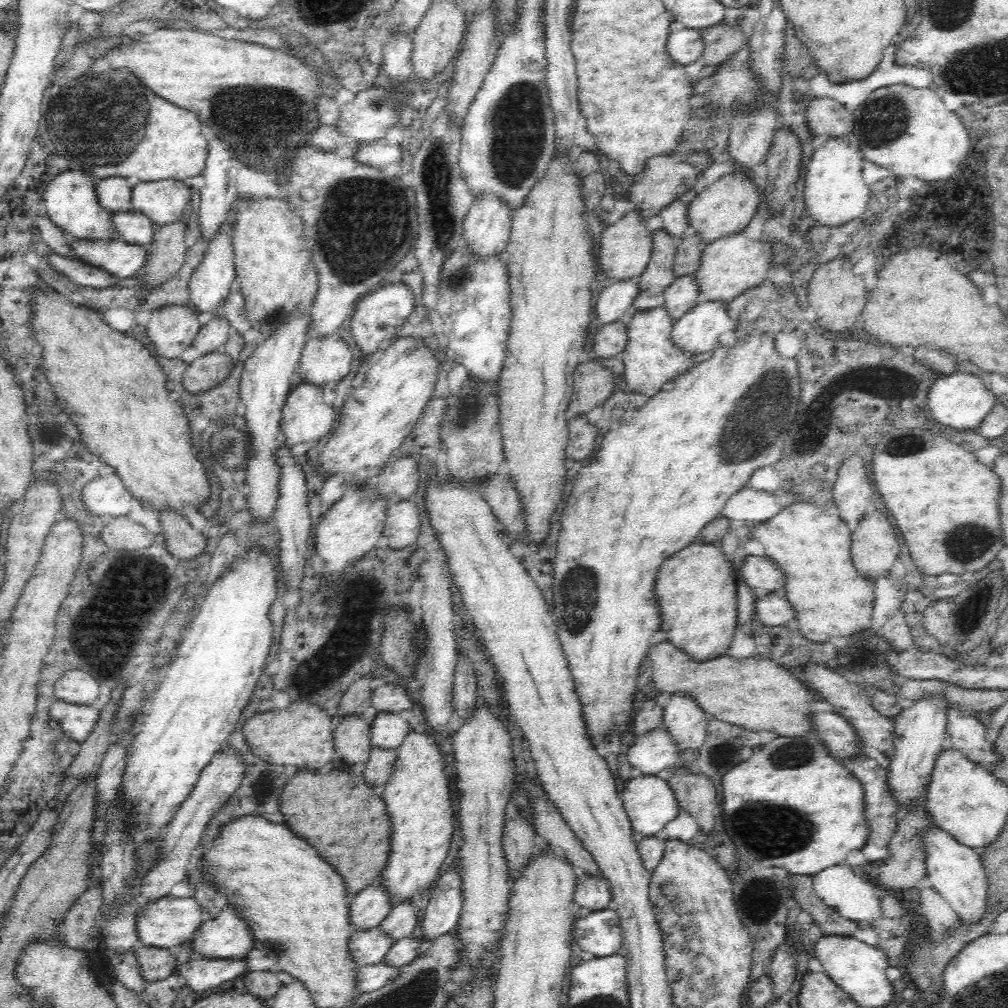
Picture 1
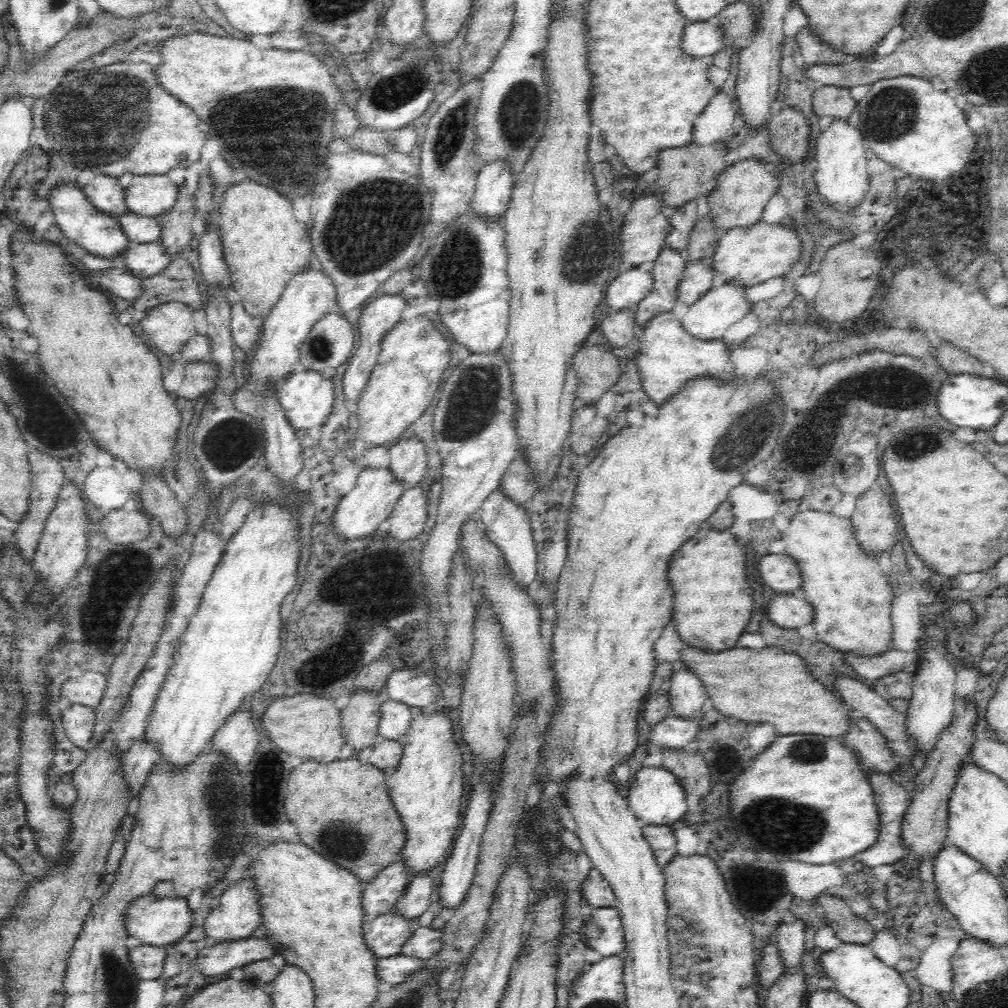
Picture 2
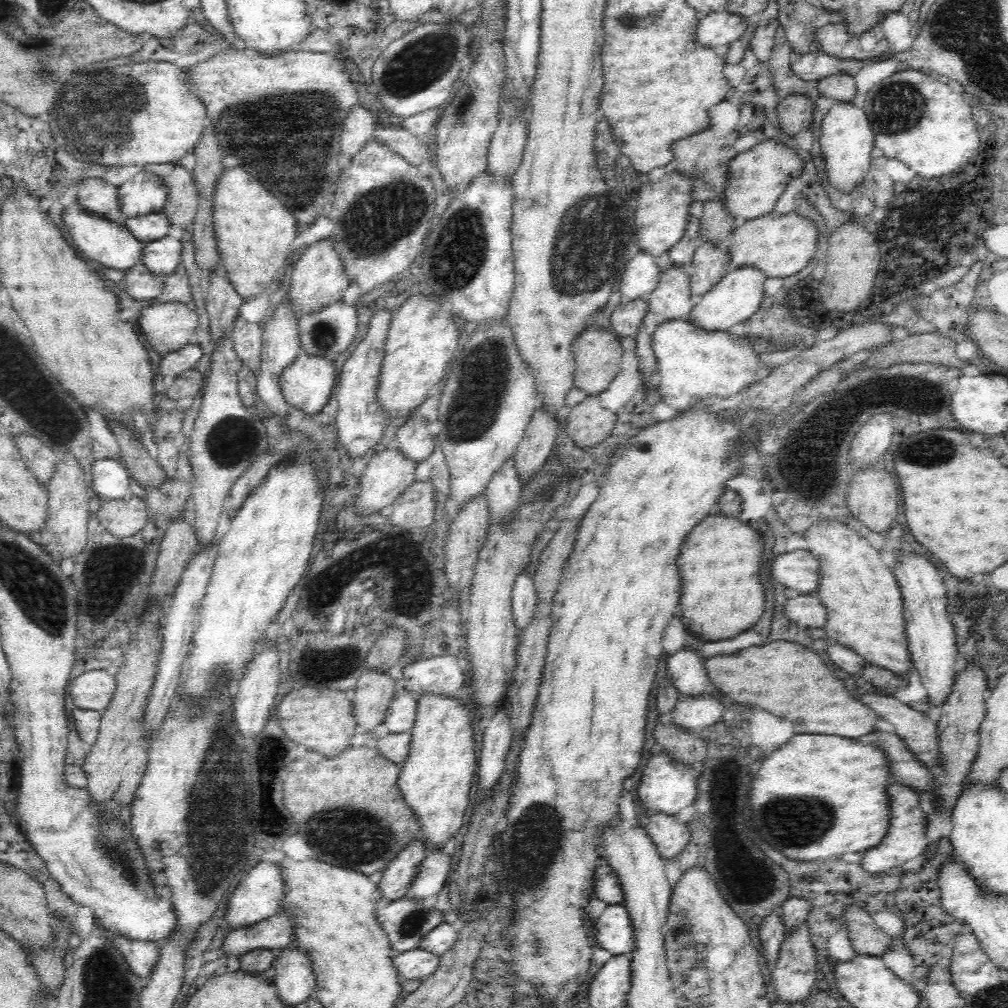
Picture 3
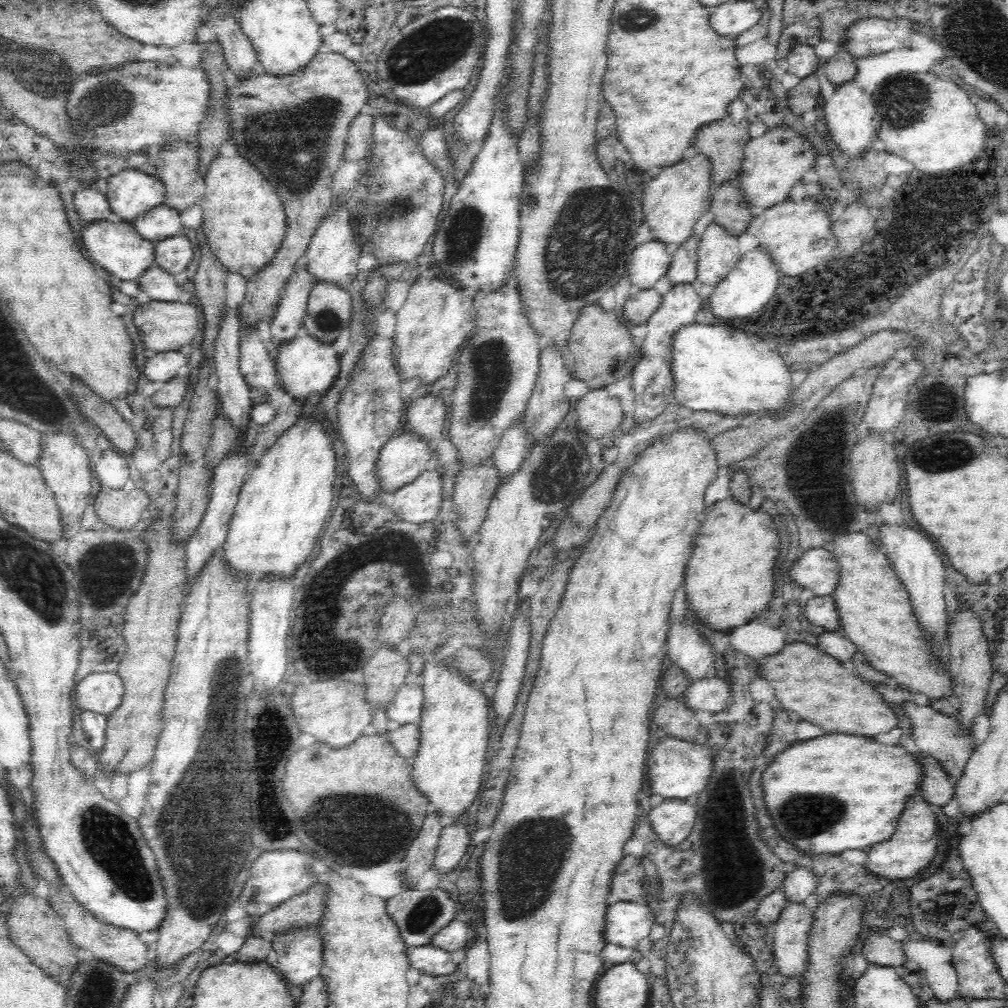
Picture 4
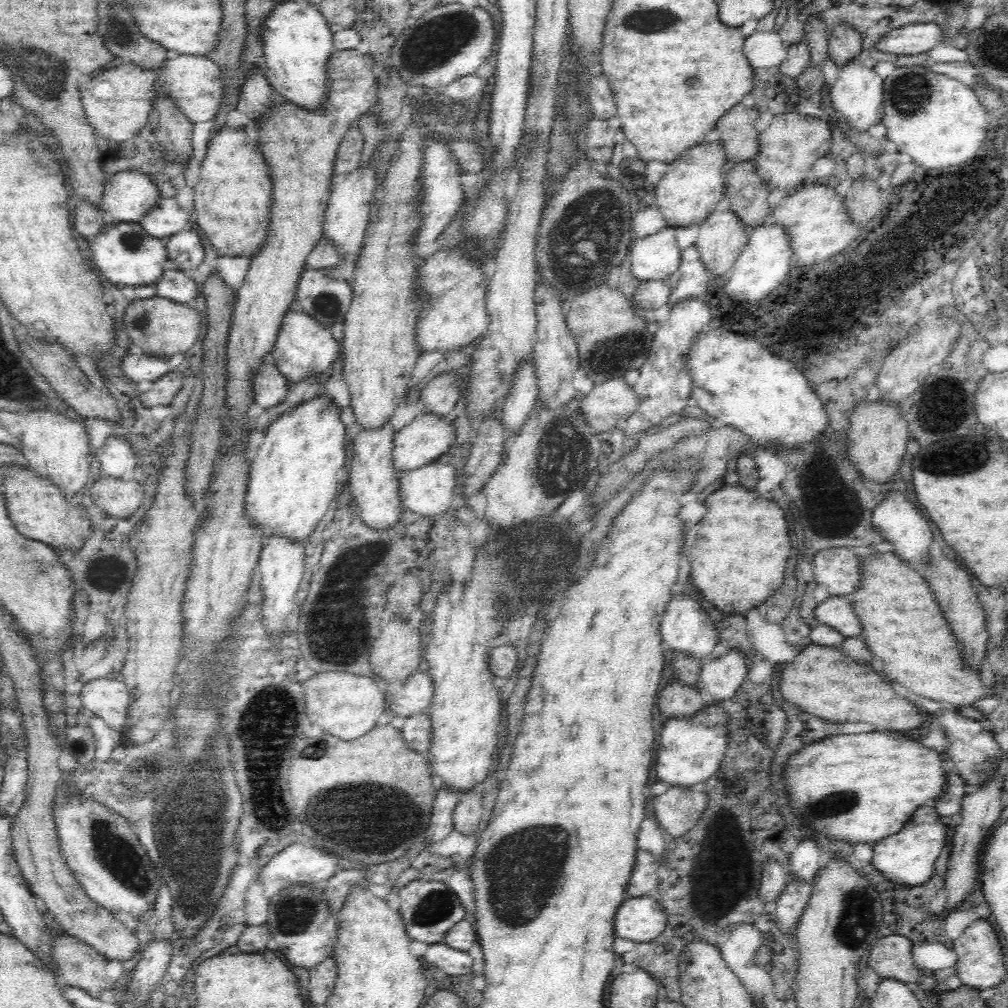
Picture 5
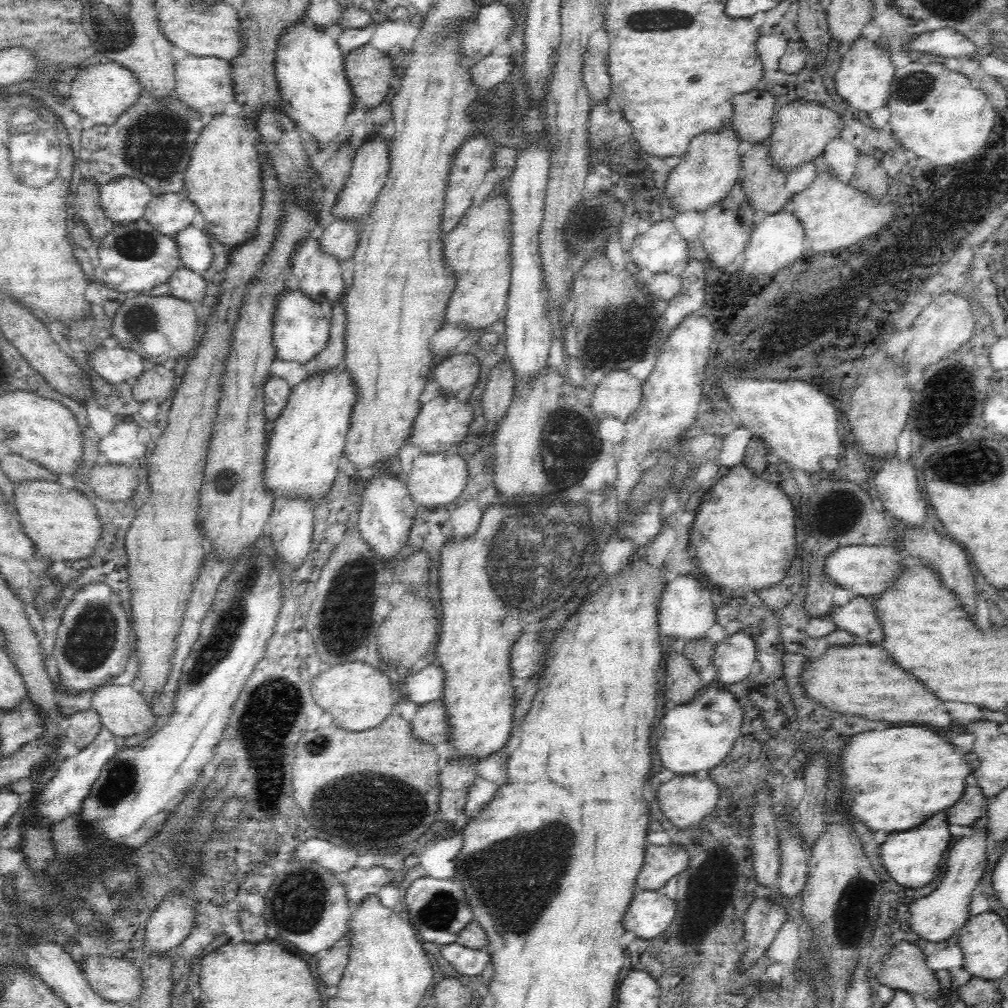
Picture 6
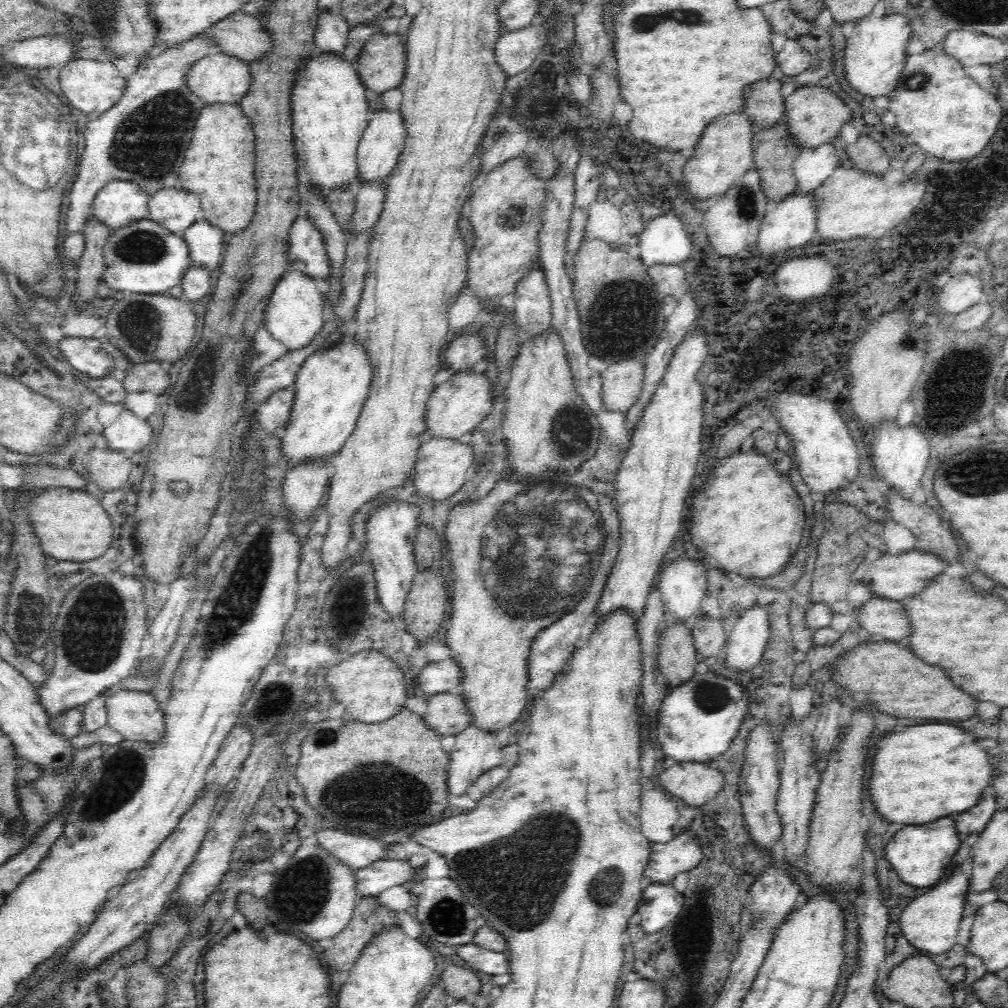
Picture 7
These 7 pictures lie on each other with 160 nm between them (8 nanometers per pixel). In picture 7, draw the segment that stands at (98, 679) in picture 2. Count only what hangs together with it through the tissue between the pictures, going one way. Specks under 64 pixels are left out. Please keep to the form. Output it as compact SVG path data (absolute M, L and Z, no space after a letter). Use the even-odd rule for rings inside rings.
M119 688L104 700L107 714L107 726L122 734L123 740L144 740L158 742L164 734L164 711L151 692L140 692L128 688Z

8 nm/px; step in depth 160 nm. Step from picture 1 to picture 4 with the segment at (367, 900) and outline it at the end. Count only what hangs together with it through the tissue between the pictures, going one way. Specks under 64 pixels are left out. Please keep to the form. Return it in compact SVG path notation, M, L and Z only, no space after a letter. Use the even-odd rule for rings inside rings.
M430 811L418 835L400 858L402 863L406 863L406 870L400 872L406 881L404 884L406 889L414 889L419 879L432 869L440 830L442 830L442 824L438 815Z

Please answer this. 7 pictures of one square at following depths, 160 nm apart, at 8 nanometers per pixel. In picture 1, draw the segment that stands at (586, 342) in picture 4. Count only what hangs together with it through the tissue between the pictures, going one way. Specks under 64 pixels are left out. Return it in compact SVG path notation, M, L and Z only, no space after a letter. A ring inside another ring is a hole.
M597 360L579 364L573 375L573 392L566 412L567 421L576 416L584 416L594 407L603 405L612 395L613 389L613 373L602 368Z

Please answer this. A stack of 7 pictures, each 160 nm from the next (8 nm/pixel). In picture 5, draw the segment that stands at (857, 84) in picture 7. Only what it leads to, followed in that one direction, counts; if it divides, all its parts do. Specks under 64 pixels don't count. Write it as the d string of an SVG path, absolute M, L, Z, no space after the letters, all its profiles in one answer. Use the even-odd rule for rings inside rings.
M854 59L839 70L838 80L830 89L829 96L832 108L842 114L848 126L856 133L866 133L883 120L882 78L874 69L868 69L860 59Z

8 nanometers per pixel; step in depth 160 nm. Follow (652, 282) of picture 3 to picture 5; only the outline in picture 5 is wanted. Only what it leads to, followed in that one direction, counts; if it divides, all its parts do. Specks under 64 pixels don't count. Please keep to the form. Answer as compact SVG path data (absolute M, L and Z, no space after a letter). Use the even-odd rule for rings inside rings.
M666 225L656 234L643 239L634 238L629 248L631 271L638 282L666 281L681 261L681 250L674 239L675 228Z

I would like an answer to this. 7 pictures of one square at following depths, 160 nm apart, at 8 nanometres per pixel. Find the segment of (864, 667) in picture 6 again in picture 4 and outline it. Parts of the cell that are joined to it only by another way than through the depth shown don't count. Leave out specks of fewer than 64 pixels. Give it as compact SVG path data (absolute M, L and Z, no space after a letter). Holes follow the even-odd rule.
M804 642L786 644L780 652L760 658L756 668L760 668L760 672L756 674L766 676L766 680L770 682L774 690L774 698L780 702L784 712L798 714L798 718L822 728L825 733L842 733L872 738L880 732L888 732L898 726L896 712L874 689L873 683L865 681L860 676L850 675L842 663L810 644Z

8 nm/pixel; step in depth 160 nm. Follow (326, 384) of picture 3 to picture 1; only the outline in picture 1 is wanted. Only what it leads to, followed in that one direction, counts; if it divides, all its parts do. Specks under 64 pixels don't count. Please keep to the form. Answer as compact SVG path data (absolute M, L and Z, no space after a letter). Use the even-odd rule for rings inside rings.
M300 383L293 388L281 412L280 430L284 445L291 449L296 444L318 444L327 439L336 425L334 409L323 402L323 390L312 384Z

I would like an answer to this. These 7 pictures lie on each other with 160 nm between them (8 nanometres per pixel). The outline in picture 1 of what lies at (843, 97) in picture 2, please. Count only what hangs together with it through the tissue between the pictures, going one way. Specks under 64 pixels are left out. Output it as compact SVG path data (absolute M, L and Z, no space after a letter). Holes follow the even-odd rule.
M831 98L813 100L807 106L806 124L812 138L846 137L853 132L855 116L846 111L846 107Z

